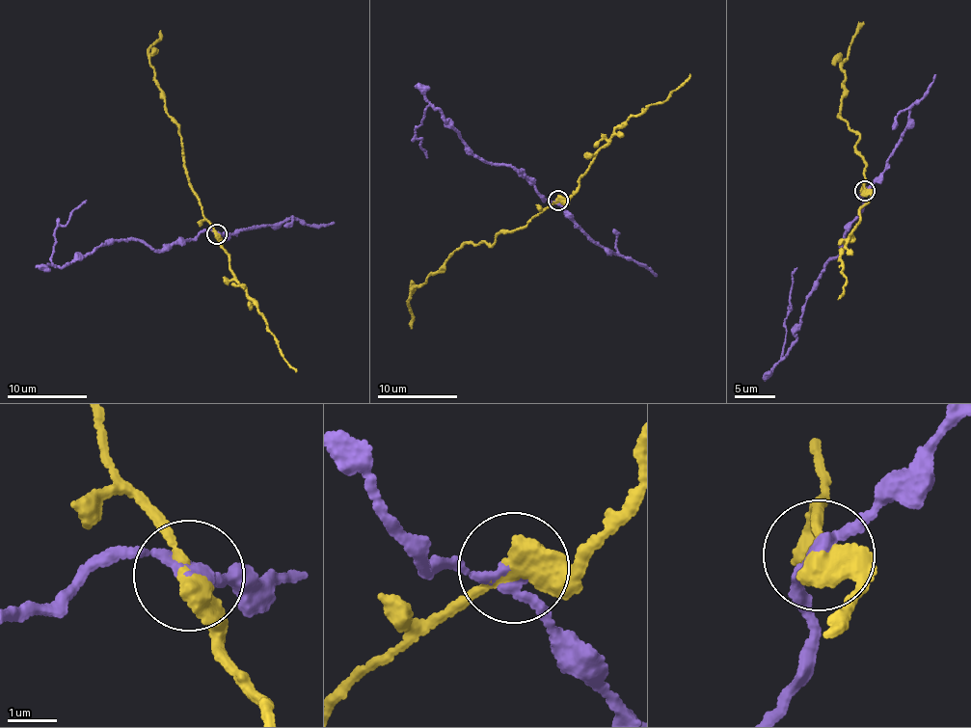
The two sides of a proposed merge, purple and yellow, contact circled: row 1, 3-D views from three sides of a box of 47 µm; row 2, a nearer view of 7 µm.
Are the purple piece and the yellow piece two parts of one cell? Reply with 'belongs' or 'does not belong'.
does not belong

